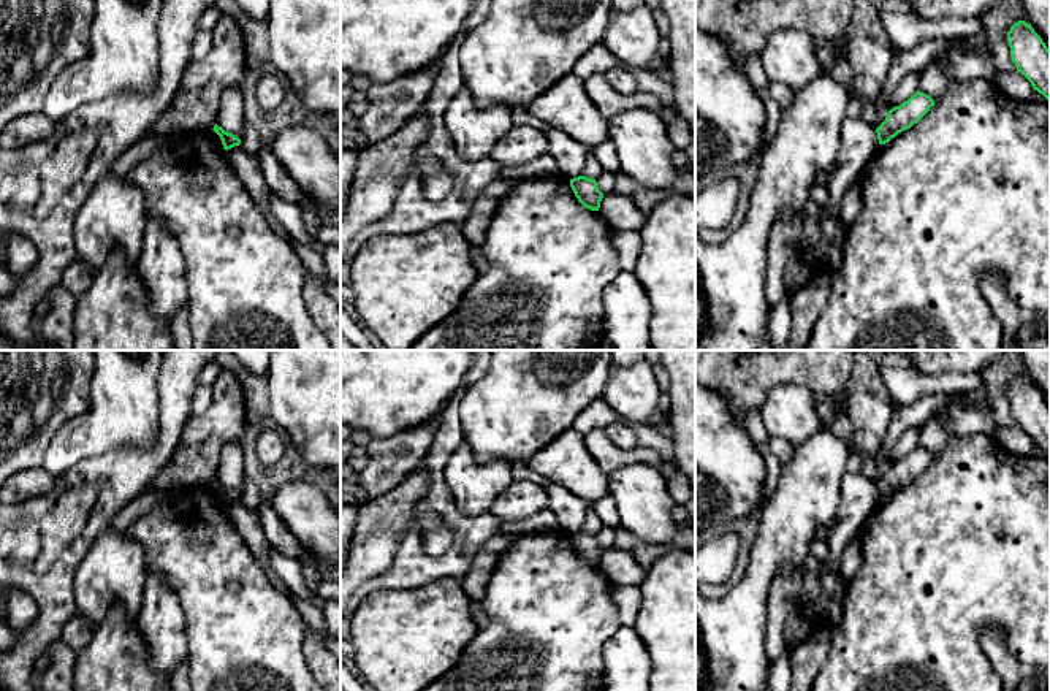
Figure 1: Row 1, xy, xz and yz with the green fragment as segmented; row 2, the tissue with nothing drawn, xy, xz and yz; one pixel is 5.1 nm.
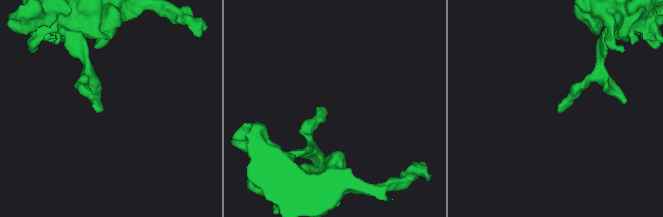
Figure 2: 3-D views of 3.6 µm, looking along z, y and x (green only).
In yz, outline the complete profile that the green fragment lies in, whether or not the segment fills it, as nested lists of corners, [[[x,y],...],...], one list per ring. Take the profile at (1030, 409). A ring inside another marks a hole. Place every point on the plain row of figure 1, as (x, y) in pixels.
[[[1025,376],[1015,377],[1007,387],[1010,412],[1017,425],[1033,444],[1050,455],[1050,404]]]

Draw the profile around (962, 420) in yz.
[[[952,404],[941,417],[947,422],[950,437],[985,434],[995,439],[998,422],[985,406]]]

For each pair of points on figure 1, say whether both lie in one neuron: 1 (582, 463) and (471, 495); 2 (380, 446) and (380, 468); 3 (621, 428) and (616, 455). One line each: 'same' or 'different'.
1: different
2: same
3: different

